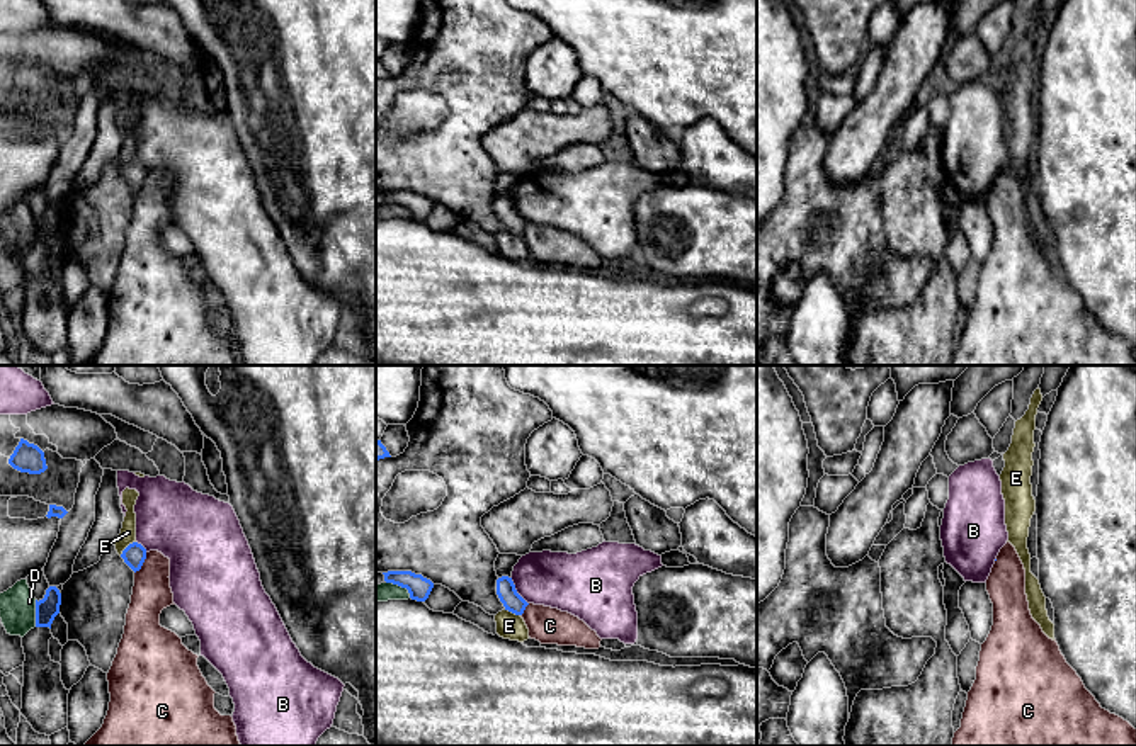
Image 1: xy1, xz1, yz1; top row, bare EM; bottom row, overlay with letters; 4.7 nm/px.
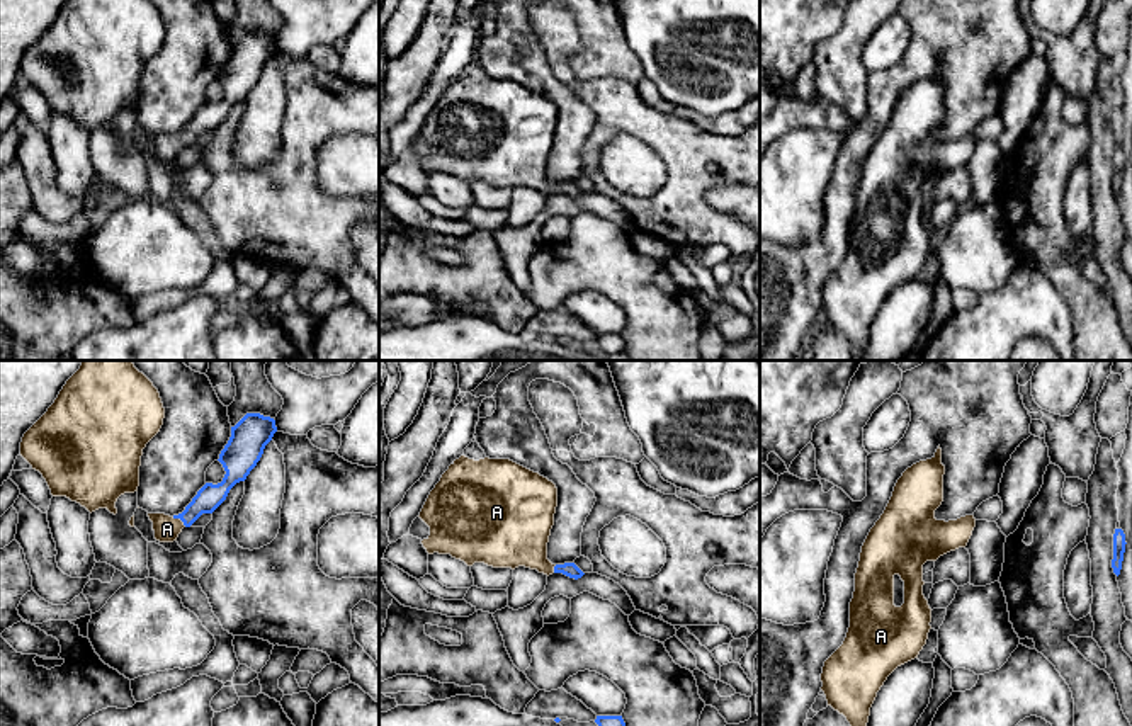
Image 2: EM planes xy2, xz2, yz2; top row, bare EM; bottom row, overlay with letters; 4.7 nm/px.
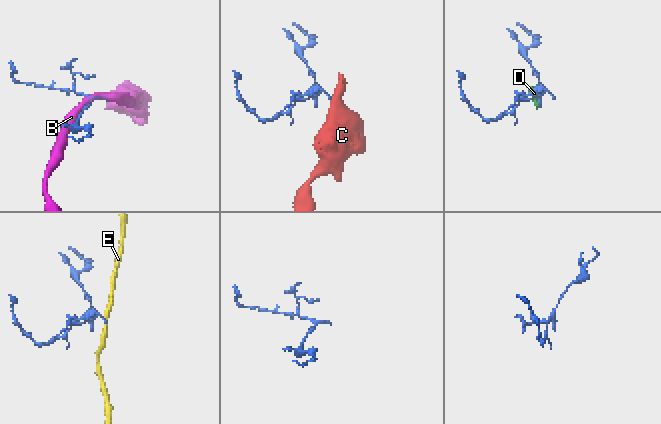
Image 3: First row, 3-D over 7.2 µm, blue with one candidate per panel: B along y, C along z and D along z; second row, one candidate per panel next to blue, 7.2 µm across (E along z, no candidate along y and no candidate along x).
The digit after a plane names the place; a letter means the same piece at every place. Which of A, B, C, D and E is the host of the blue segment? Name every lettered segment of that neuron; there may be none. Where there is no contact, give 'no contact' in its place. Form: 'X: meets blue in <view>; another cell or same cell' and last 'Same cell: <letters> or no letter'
A: meets blue in xy2; same cell
B: meets blue in xz1; another cell
C: meets blue in xy1; another cell
D: meets blue in xy1; another cell
E: meets blue in xy1; another cell
Same cell: A

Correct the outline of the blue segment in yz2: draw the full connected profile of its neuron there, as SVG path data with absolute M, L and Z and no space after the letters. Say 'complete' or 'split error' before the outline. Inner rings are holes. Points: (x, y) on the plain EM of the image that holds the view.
complete | M1115 148L1113 153L1113 179L1112 179L1112 187L1113 192L1118 196L1122 189L1122 180L1124 180L1124 172L1125 172L1125 153L1122 148Z

